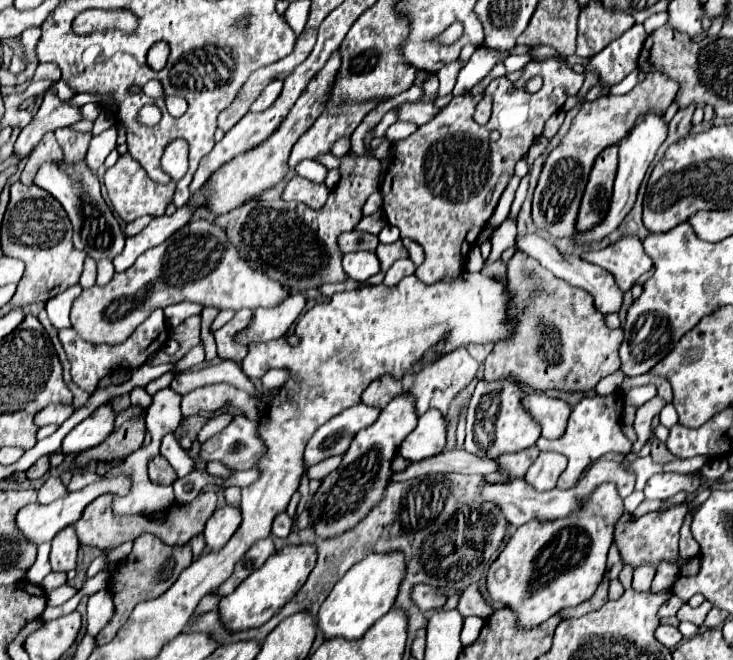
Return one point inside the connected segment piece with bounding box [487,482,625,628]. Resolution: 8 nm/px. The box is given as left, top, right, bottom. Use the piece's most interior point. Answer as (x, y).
(546, 566)

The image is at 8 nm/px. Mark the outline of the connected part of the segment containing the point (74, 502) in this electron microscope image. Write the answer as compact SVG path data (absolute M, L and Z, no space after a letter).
M125 474L119 476L111 476L111 478L103 478L97 480L95 484L79 490L79 492L71 492L65 498L59 498L55 502L51 502L49 506L43 504L27 504L19 514L17 514L17 526L19 530L33 542L33 544L41 544L41 542L51 542L55 538L55 534L67 526L73 526L79 516L83 514L83 510L87 508L87 504L91 504L97 496L101 494L117 494L117 496L125 496L131 490L131 480Z

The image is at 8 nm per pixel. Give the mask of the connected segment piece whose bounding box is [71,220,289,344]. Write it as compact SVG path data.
M193 220L179 228L163 244L149 248L123 274L115 274L109 284L83 290L71 308L71 324L81 338L95 344L125 342L135 328L155 310L183 300L219 310L271 308L285 300L289 292L263 272L239 260L239 252L227 240L223 228L207 220Z

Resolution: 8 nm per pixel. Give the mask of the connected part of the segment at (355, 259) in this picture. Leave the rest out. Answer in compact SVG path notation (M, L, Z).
M351 252L343 256L343 270L347 278L363 282L379 272L379 258L375 252Z

